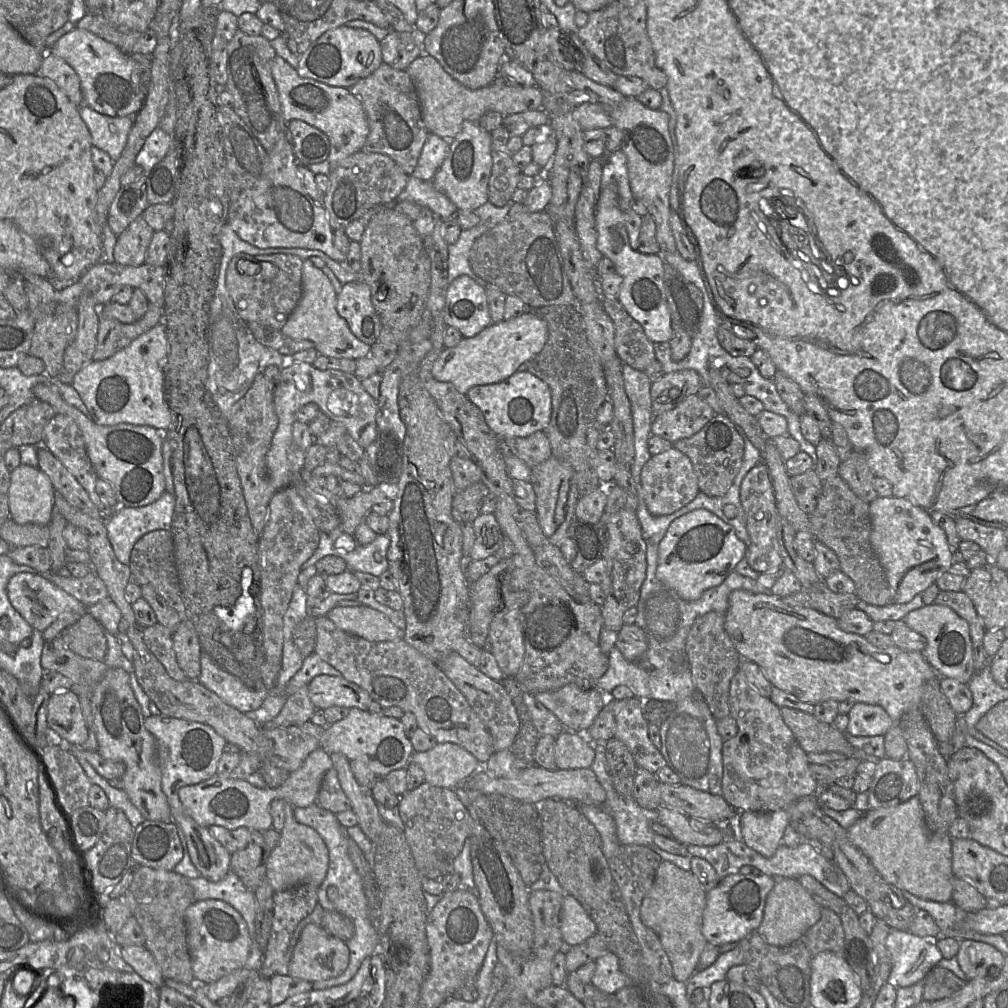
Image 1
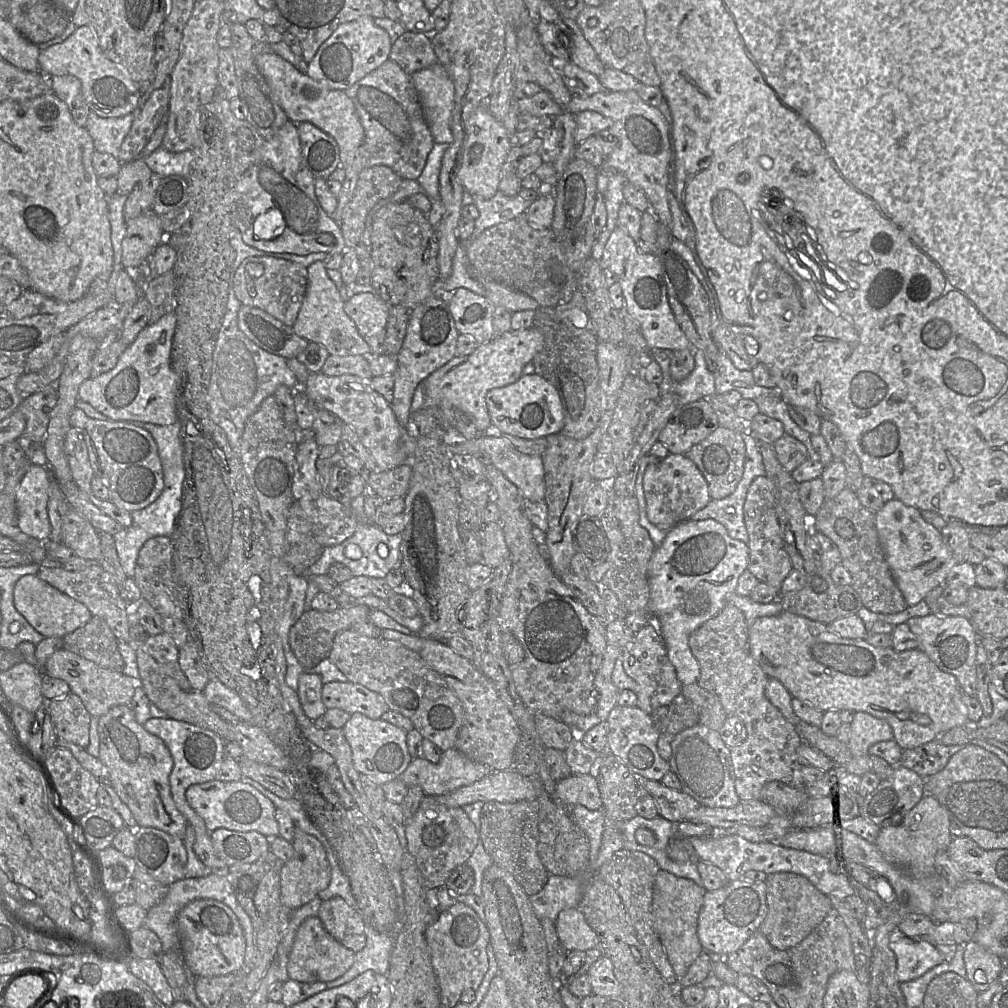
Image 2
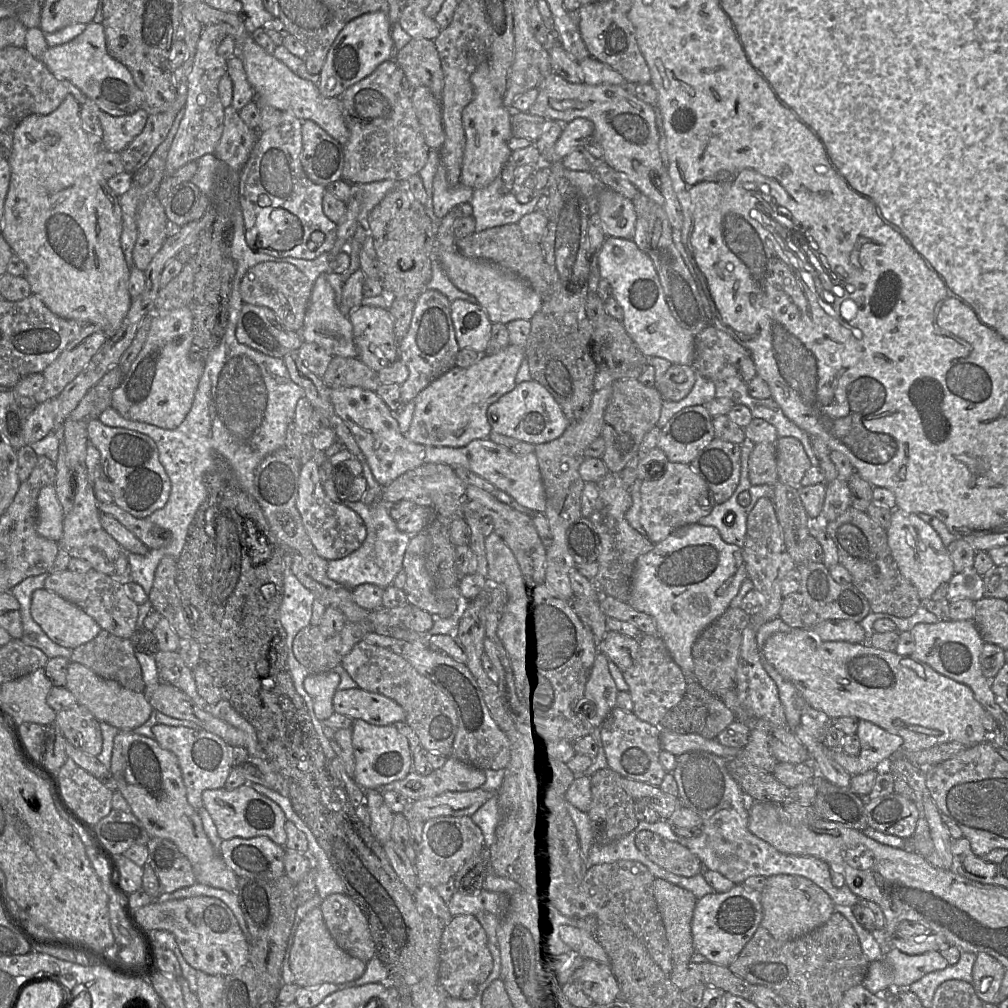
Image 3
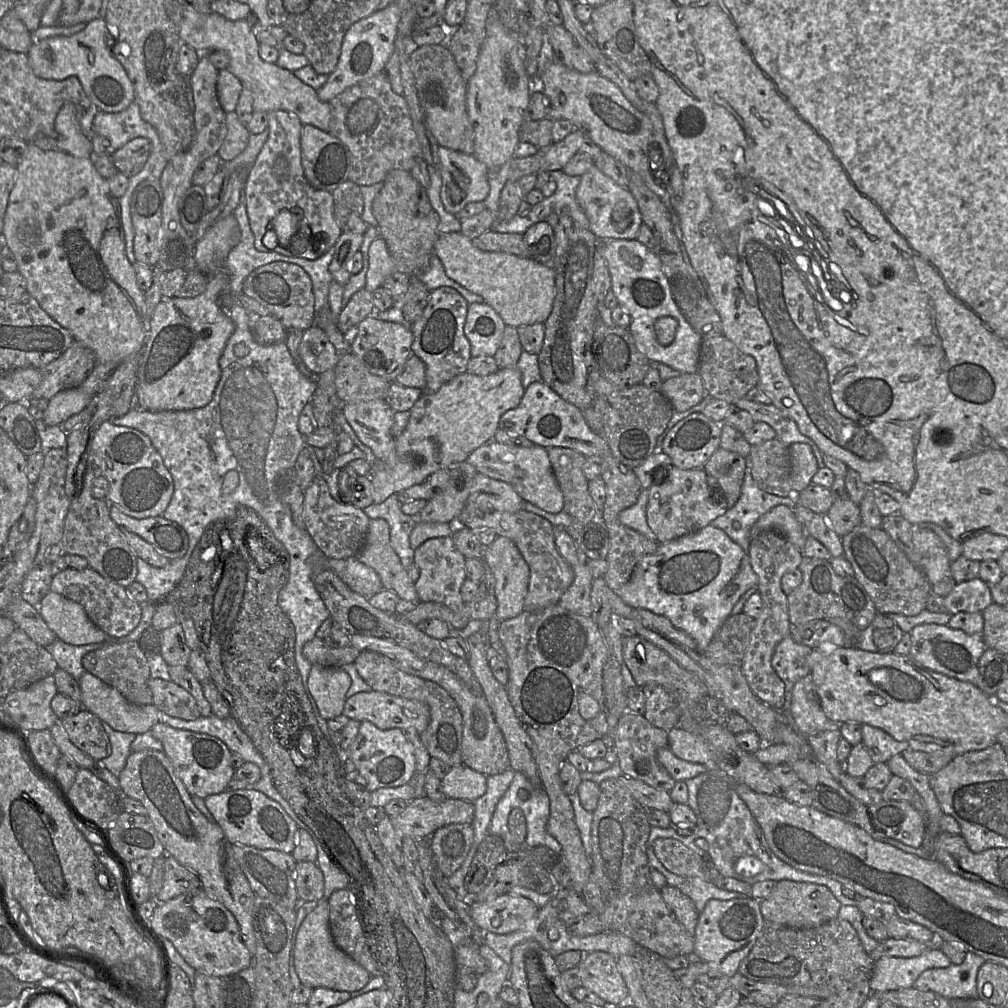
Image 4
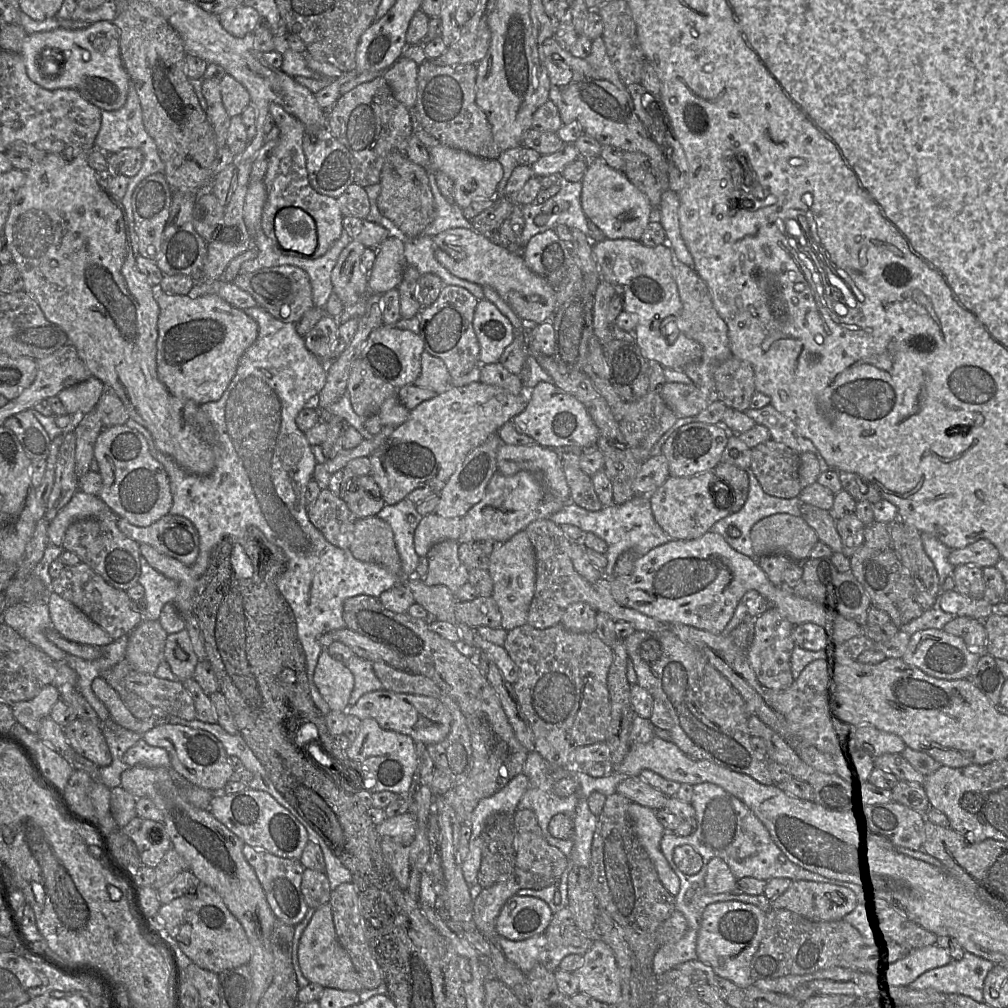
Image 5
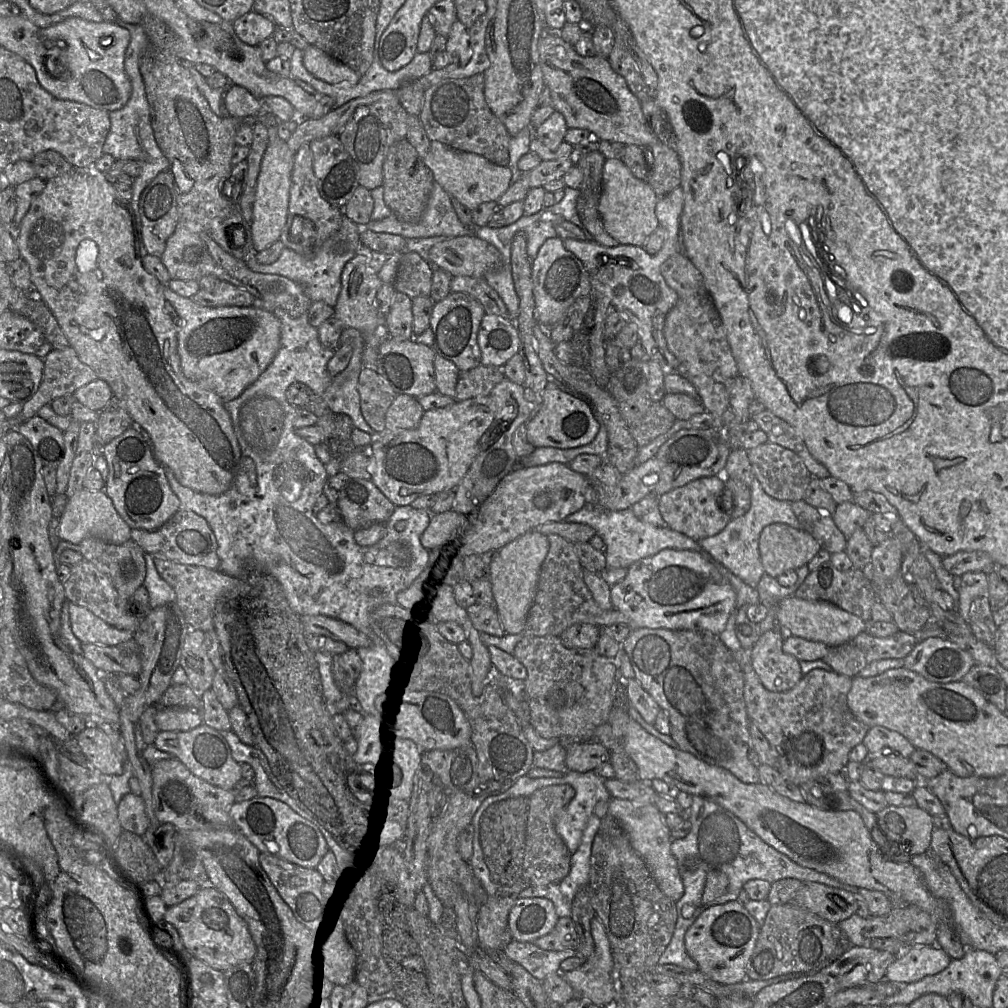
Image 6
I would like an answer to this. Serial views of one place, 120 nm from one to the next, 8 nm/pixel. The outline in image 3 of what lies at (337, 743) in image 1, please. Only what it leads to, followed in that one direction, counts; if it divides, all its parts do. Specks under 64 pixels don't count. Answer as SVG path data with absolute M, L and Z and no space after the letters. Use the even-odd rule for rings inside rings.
M363 720L352 723L354 780L364 790L379 790L382 786L404 779L413 771L412 752L408 740L394 725L375 726Z

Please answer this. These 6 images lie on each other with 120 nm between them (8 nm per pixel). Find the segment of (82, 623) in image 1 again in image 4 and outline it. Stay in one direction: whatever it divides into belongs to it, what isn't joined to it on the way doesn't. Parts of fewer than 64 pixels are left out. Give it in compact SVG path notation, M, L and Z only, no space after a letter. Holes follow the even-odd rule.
M108 638L99 649L86 653L82 664L86 671L117 689L127 701L136 705L152 704L152 695L148 687L150 668L147 655L137 641L119 642Z

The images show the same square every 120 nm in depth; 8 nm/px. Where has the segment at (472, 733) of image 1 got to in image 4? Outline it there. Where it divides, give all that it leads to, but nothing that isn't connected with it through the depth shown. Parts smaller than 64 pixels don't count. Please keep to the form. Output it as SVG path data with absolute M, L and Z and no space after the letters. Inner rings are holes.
M362 651L354 664L361 678L372 690L427 704L430 711L430 722L427 728L420 733L423 745L431 757L441 760L450 768L463 764L461 755L463 719L457 703L445 689L435 682L400 670L391 659L378 652Z

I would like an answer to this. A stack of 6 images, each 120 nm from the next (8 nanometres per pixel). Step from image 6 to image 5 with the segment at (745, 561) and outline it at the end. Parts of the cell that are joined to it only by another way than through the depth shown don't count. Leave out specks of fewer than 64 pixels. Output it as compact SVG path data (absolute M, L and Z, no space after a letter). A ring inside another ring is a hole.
M747 471L749 477L748 497L743 507L735 513L717 521L711 531L720 534L736 551L757 560L753 550L750 531L759 520L778 513L800 516L800 500L798 497L779 498L765 493L753 471ZM731 526L737 527L741 535L733 538L728 534Z

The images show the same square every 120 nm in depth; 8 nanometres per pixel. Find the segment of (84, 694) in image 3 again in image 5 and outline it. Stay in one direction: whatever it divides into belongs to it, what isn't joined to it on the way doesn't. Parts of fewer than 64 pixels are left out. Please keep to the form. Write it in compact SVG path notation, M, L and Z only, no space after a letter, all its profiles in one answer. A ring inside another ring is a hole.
M96 677L91 684L92 691L106 706L110 719L117 725L136 732L145 734L160 723L168 723L162 713L155 714L146 720L136 718L125 705L120 695L102 678Z

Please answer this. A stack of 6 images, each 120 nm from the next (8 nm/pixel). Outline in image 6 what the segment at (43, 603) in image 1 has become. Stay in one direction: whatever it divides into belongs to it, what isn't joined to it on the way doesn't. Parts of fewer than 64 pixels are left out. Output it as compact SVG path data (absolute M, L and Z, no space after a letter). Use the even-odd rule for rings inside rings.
M70 604L68 613L71 630L82 644L114 646L133 638L132 631L114 628L80 606Z

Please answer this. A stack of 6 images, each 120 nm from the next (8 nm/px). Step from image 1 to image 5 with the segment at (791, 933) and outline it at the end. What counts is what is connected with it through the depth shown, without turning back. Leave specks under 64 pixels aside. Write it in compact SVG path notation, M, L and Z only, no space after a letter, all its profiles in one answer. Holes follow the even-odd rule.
M806 880L792 881L788 889L770 901L770 908L787 909L812 921L835 921L842 919L855 908L855 897L852 890Z

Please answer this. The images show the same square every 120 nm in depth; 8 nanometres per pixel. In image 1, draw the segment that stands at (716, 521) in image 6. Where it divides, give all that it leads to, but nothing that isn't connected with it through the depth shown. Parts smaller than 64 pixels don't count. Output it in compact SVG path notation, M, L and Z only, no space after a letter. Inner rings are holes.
M673 446L651 456L641 471L641 486L648 511L654 516L672 514L689 504L700 492L698 478L688 456Z

